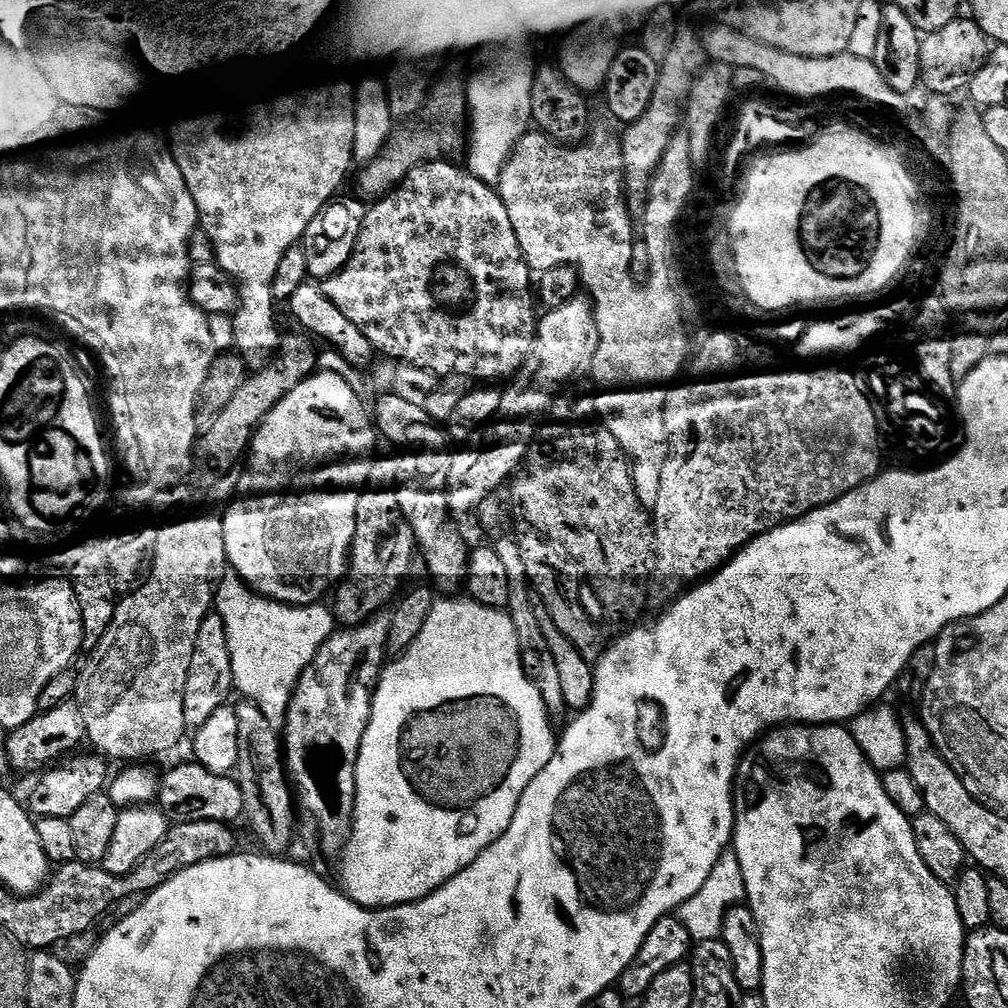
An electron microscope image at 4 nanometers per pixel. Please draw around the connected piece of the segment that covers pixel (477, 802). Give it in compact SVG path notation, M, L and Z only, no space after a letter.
M440 598L435 604L426 620L425 626L422 628L422 634L418 634L418 638L408 647L408 651L403 653L399 658L387 665L380 674L380 682L376 686L376 695L372 697L372 717L368 723L366 734L362 738L362 746L358 754L358 766L356 767L356 809L354 810L354 818L352 819L352 833L345 844L340 860L340 881L339 887L345 896L349 896L355 904L361 904L364 908L397 908L399 904L415 904L416 901L426 898L434 890L438 890L446 882L450 882L450 878L454 878L463 868L470 866L470 862L474 862L482 853L491 846L492 843L502 835L510 826L510 822L514 818L514 810L518 810L518 802L522 798L522 794L526 790L526 786L530 786L530 782L534 782L536 775L548 765L550 758L556 753L558 743L557 733L552 733L553 717L549 715L546 708L546 702L543 701L542 694L536 689L536 681L531 675L524 673L526 667L525 661L522 659L520 643L518 642L518 634L516 633L514 622L511 620L507 611L498 608L484 608L471 598L463 598L464 600L454 601L454 598Z

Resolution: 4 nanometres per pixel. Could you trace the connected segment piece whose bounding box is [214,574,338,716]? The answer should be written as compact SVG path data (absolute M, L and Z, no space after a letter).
M235 574L225 576L220 584L214 612L226 626L235 691L241 692L245 701L258 705L262 714L267 716L288 711L296 685L308 665L338 628L335 615L329 609L327 612L324 606L310 604L306 608L298 608L279 604L259 592L253 592Z

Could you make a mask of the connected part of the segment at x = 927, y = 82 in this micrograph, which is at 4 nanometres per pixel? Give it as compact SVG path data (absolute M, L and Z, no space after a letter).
M957 18L950 26L942 26L942 30L929 32L920 41L920 82L933 96L952 98L955 92L963 93L994 47L974 19L964 19Z

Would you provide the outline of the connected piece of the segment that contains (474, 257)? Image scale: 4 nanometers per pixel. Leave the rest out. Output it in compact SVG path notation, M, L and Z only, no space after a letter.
M435 160L410 170L407 180L403 180L389 196L375 201L365 211L362 234L358 234L358 242L354 246L350 262L346 262L346 266L338 270L338 274L323 281L322 287L326 298L330 298L330 302L334 302L334 306L338 306L338 310L342 310L342 314L346 314L346 318L350 318L350 322L354 322L354 326L358 326L358 330L362 330L362 334L370 338L373 349L381 357L402 364L422 366L422 370L430 370L437 378L445 376L472 378L475 377L475 372L480 372L481 378L484 379L481 381L500 382L496 380L502 379L503 376L512 378L519 373L520 367L534 346L535 336L538 333L537 305L534 303L534 273L522 254L522 246L518 246L518 234L514 234L514 225L510 222L510 214L506 214L506 206L499 191L463 167L460 168L455 168L448 160Z

